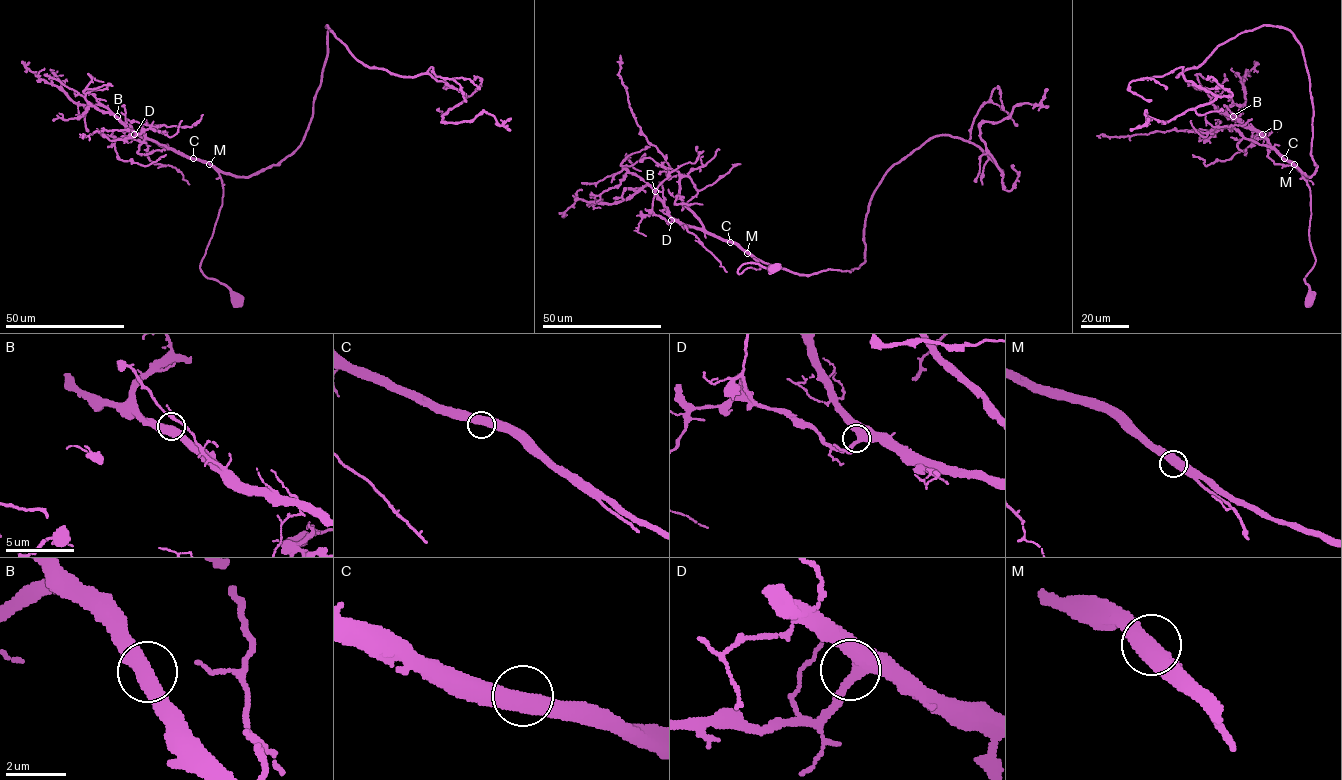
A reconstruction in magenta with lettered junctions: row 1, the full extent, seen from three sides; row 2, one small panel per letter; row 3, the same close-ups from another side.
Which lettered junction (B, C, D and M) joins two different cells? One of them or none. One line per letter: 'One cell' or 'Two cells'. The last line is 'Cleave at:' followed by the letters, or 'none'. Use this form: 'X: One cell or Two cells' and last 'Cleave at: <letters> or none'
B: One cell
C: One cell
D: One cell
M: One cell
Cleave at: none

